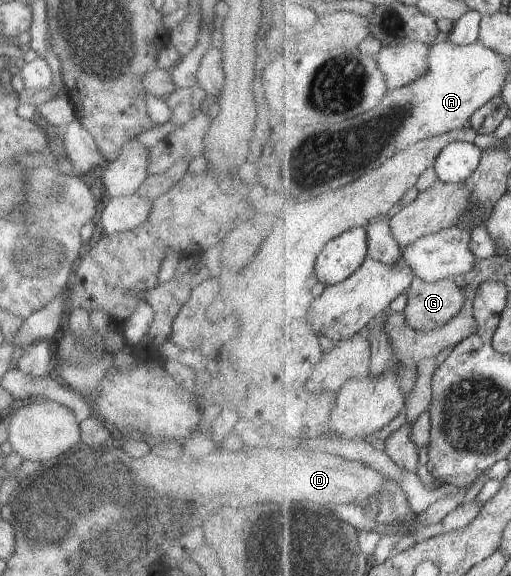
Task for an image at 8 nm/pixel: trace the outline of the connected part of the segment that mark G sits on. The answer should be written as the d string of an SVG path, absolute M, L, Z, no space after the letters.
M416 277L406 293L408 305L403 313L410 327L418 331L444 327L466 304L464 291L453 279L428 282Z

